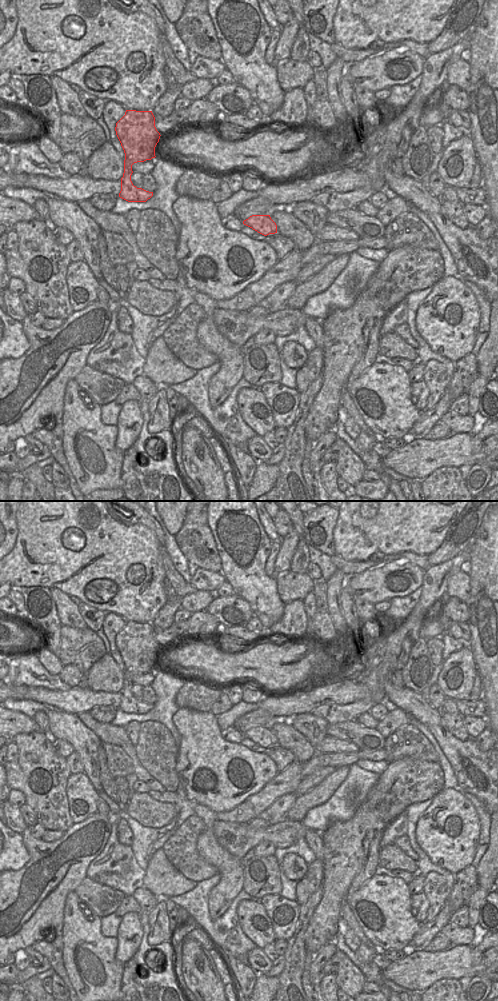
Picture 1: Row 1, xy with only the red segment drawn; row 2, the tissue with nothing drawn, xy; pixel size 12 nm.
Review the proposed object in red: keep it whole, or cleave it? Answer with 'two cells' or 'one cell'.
one cell

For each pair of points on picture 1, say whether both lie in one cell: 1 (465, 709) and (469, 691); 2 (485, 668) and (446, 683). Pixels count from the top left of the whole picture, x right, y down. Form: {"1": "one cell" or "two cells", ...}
{"1": "two cells", "2": "two cells"}

